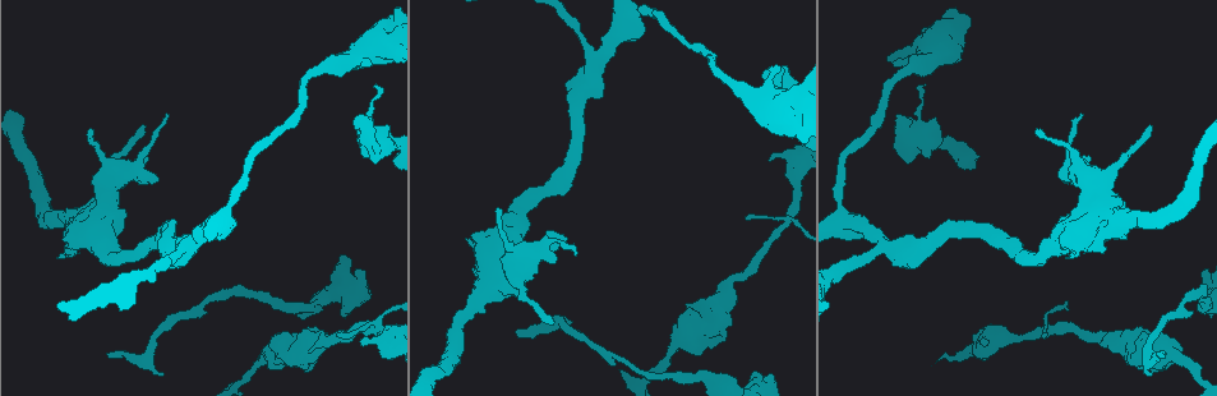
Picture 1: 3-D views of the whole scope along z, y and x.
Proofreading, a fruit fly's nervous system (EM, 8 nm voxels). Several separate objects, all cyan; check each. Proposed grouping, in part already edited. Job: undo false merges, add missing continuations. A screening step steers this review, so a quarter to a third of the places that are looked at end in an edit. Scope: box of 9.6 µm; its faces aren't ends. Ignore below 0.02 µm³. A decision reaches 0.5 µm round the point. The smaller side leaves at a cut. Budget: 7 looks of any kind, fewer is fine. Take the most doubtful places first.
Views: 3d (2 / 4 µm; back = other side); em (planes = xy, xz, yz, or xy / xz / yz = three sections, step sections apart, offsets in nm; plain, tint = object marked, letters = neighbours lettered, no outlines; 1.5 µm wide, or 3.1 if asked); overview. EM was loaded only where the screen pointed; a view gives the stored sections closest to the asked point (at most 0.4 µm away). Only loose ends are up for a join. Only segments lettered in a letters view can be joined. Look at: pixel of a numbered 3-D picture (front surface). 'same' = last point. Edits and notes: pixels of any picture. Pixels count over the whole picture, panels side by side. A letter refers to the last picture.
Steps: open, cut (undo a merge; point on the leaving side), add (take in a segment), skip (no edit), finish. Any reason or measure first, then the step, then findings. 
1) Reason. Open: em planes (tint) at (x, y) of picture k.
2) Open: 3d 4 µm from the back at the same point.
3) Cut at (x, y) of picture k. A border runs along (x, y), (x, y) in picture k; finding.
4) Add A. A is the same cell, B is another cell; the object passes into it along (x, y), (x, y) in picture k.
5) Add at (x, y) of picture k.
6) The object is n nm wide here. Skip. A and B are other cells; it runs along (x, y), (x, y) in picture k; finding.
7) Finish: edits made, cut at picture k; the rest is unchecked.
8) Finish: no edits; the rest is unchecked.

Free end. Open: em planes (letters) at (987, 341) of picture 1.

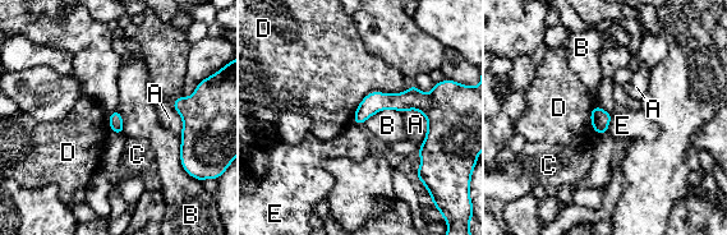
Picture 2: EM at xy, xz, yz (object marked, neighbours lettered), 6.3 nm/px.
Skip. A, B, C, D and E are other cells; a border runs along (401, 111), (383, 109), (363, 123) in picture 2; no lettered segment goes on from it.

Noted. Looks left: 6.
An open end. Open: 3d 4 µm at (517, 332) of picture 1.

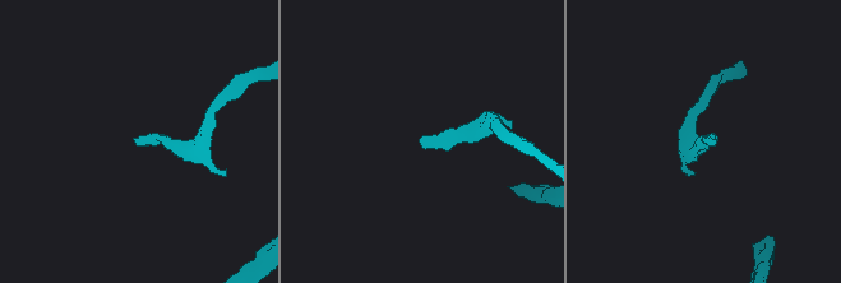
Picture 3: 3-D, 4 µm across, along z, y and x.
Open: em planes (tint) at (421, 144) of picture 3.

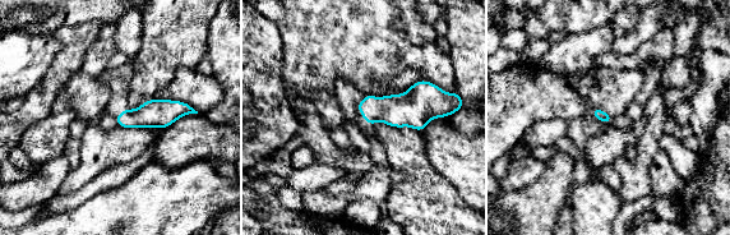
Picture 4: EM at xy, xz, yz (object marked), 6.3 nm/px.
See the neighbours. Open: em planes (letters) at the same point.

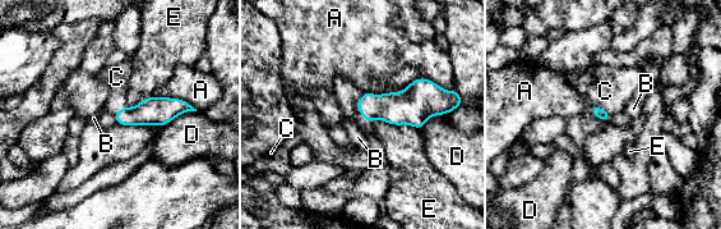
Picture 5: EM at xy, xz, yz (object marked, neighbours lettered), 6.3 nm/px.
The longest contact is with E, 300 nm. Add C. C is the same cell, A, B, D and E are other cells; the object passes into it along (597, 111), (601, 108), (613, 87) in picture 5; the neuron continues.

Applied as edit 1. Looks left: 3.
An open end. Open: 3d 4 µm at (896, 144) of picture 1.

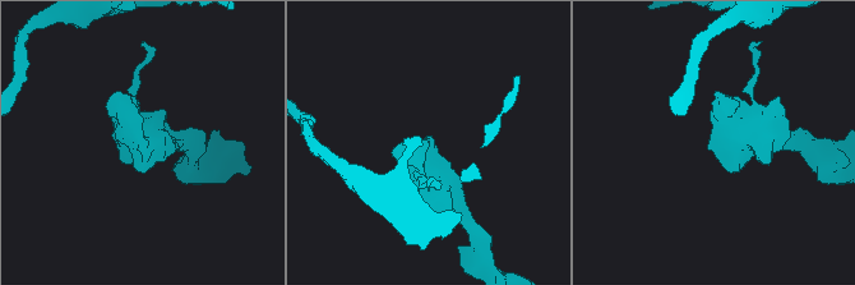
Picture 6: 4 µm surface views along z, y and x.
Shape alone is not enough. Open: em xy step 8 (plain) at (431, 138) of picture 6.

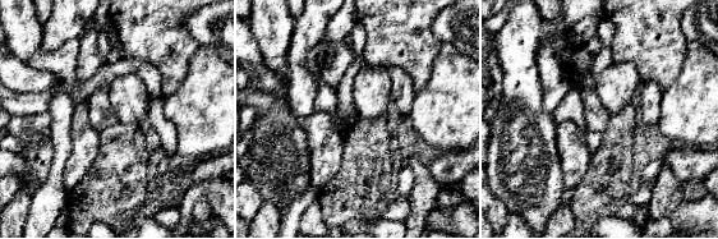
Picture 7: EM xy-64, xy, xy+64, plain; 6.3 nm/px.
What lies round it. Open: em xy step 8 (letters) at the same point.

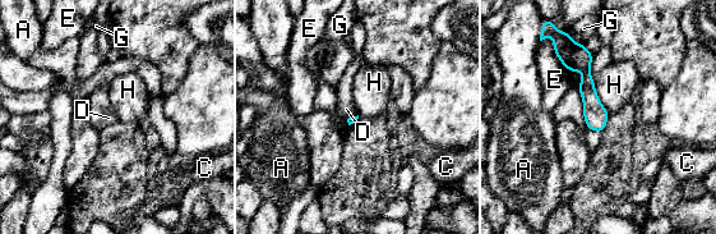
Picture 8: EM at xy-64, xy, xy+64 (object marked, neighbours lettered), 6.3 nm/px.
Skip. A, C, D, E, G and H are other cells; a border runs along (592, 79), (595, 92), (609, 113) in picture 8; none of them fits.

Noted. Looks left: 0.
Finish: edits made, add at picture 5; the rest is unchecked.

